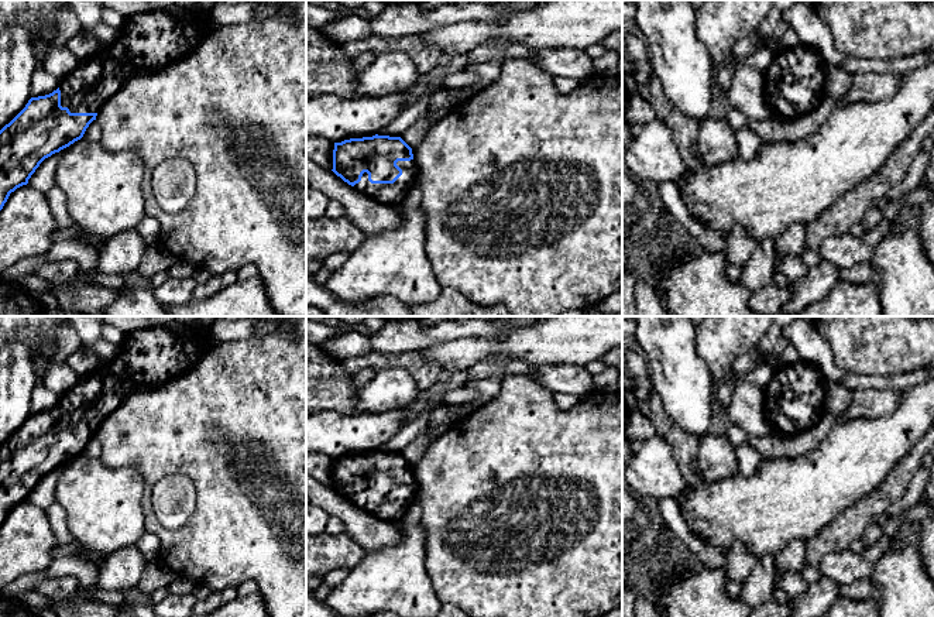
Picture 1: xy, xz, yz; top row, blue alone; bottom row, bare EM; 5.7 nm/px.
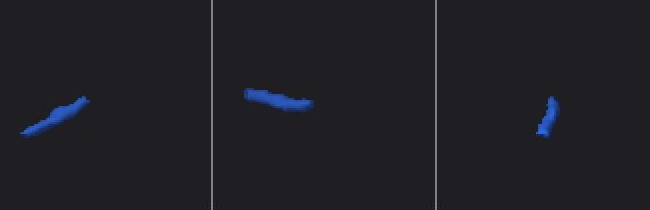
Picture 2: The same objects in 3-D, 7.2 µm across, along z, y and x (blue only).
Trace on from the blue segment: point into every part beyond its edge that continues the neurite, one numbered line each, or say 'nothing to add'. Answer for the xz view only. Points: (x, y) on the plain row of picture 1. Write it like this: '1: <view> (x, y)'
1: xz (394, 510)

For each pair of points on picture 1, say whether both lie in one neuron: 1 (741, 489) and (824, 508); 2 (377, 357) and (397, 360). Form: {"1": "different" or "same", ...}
{"1": "same", "2": "same"}

